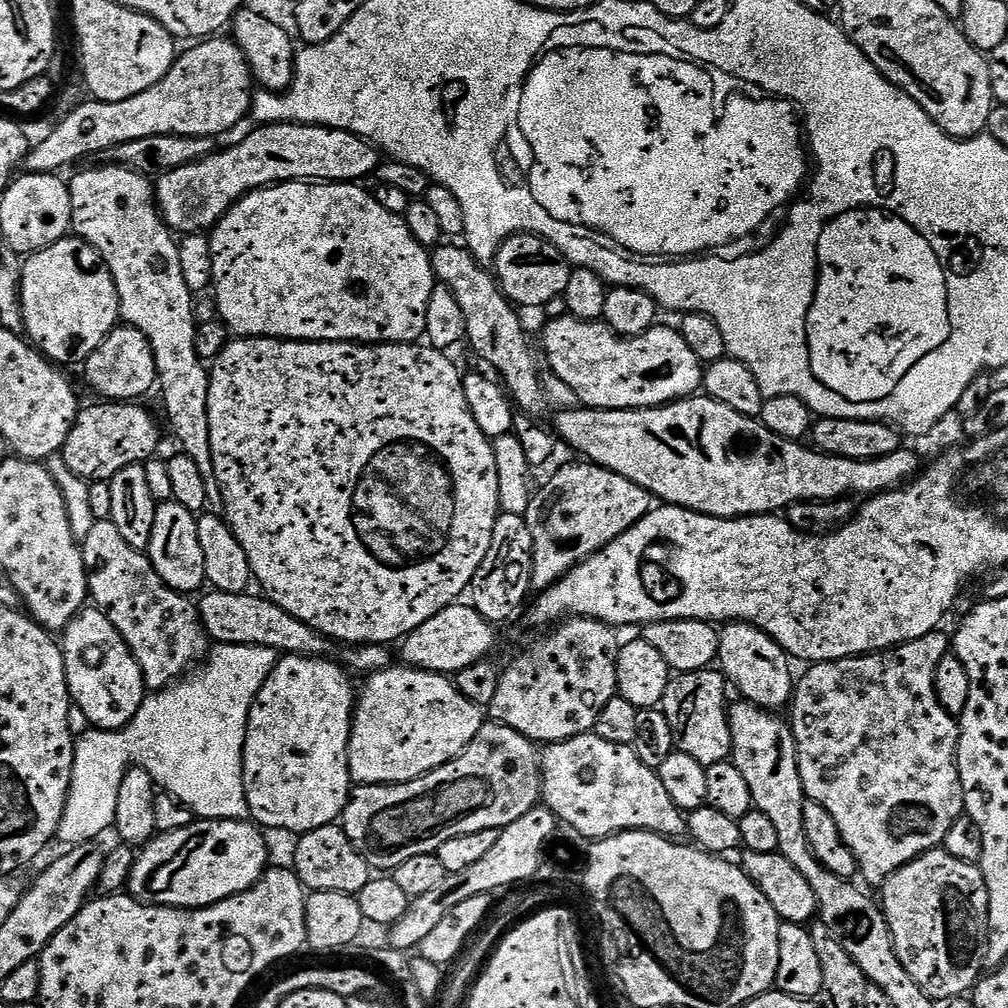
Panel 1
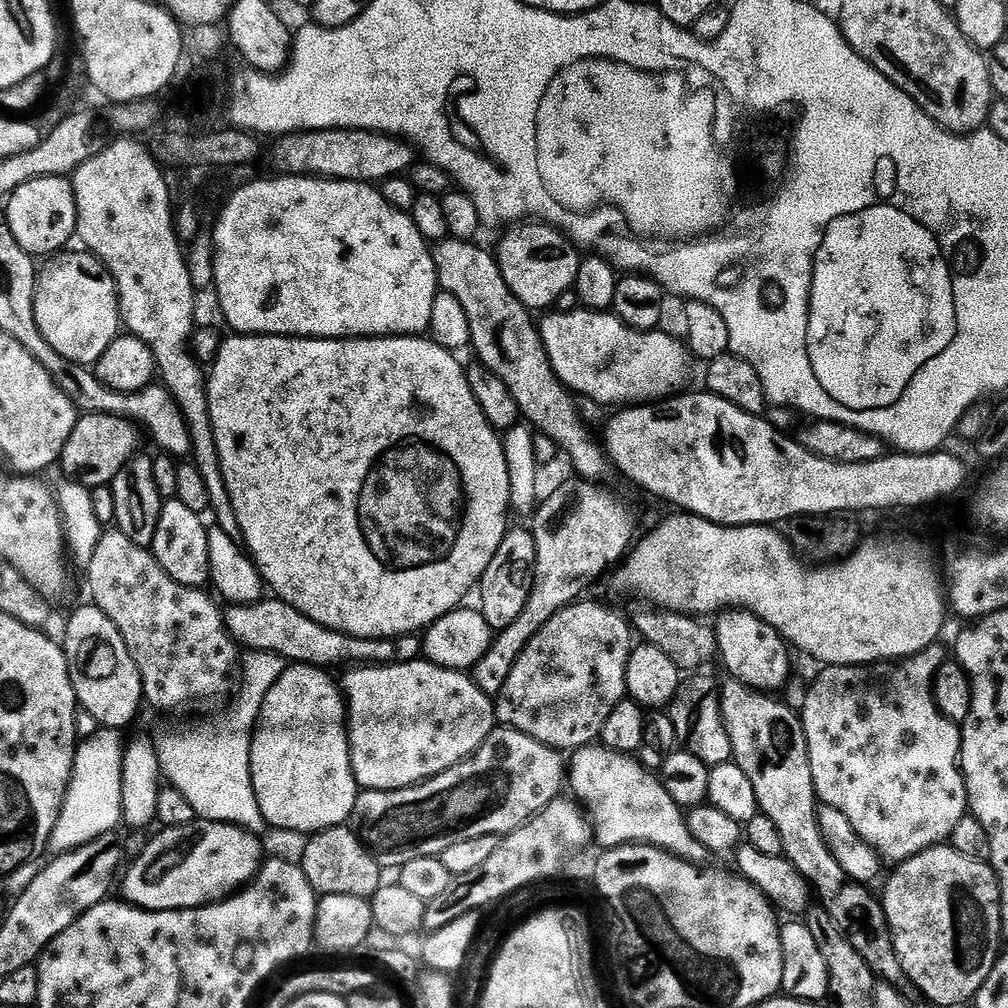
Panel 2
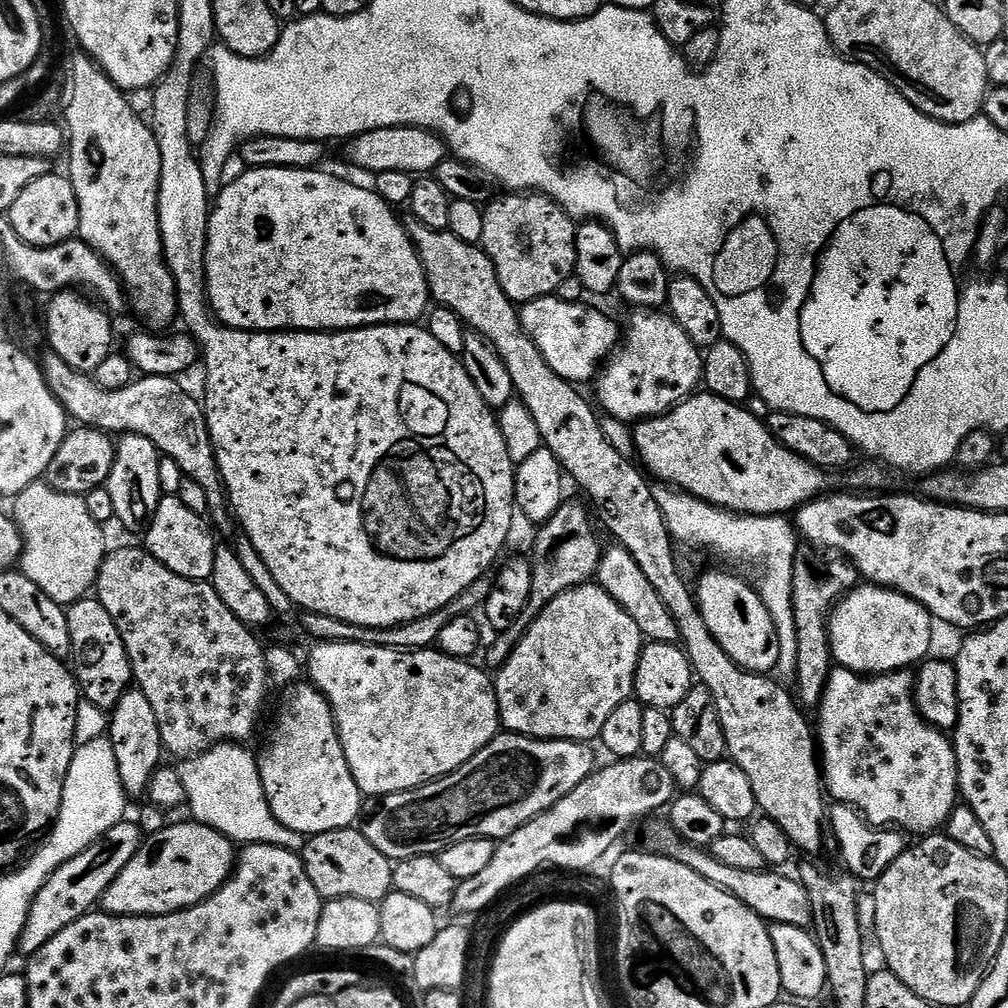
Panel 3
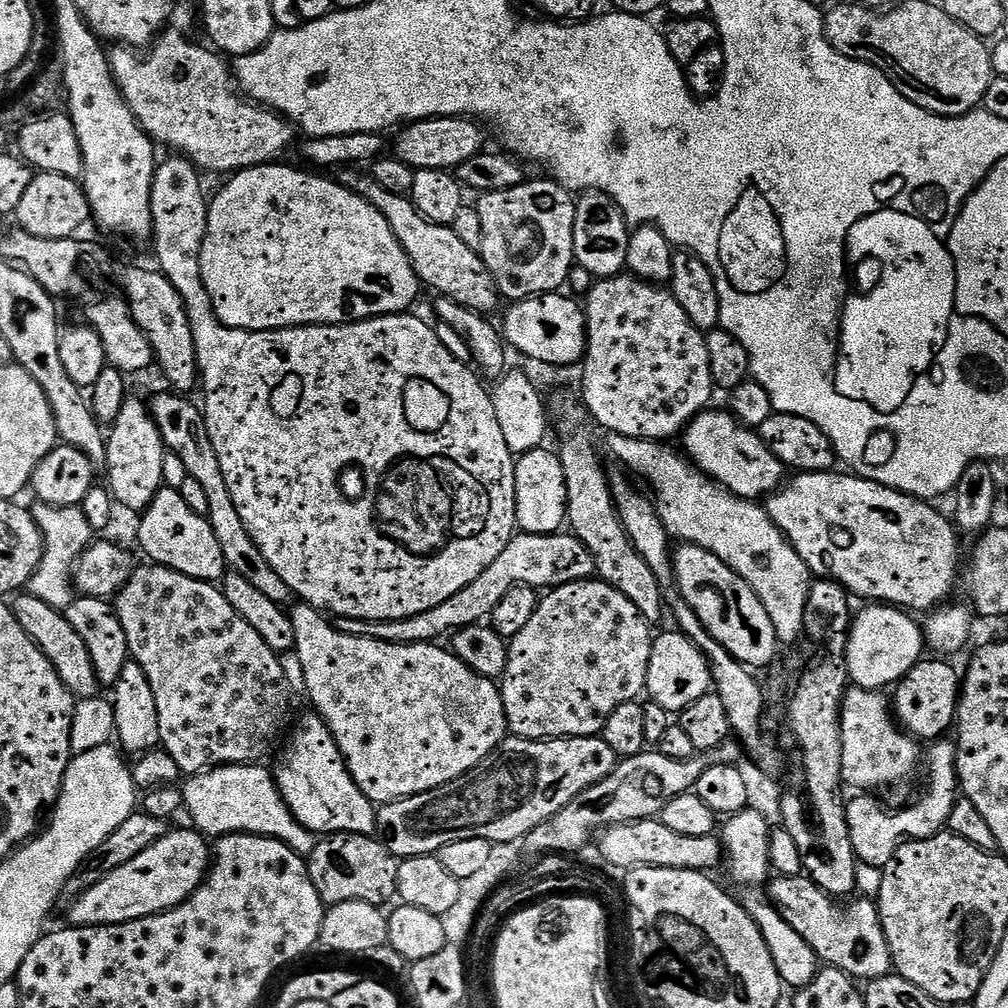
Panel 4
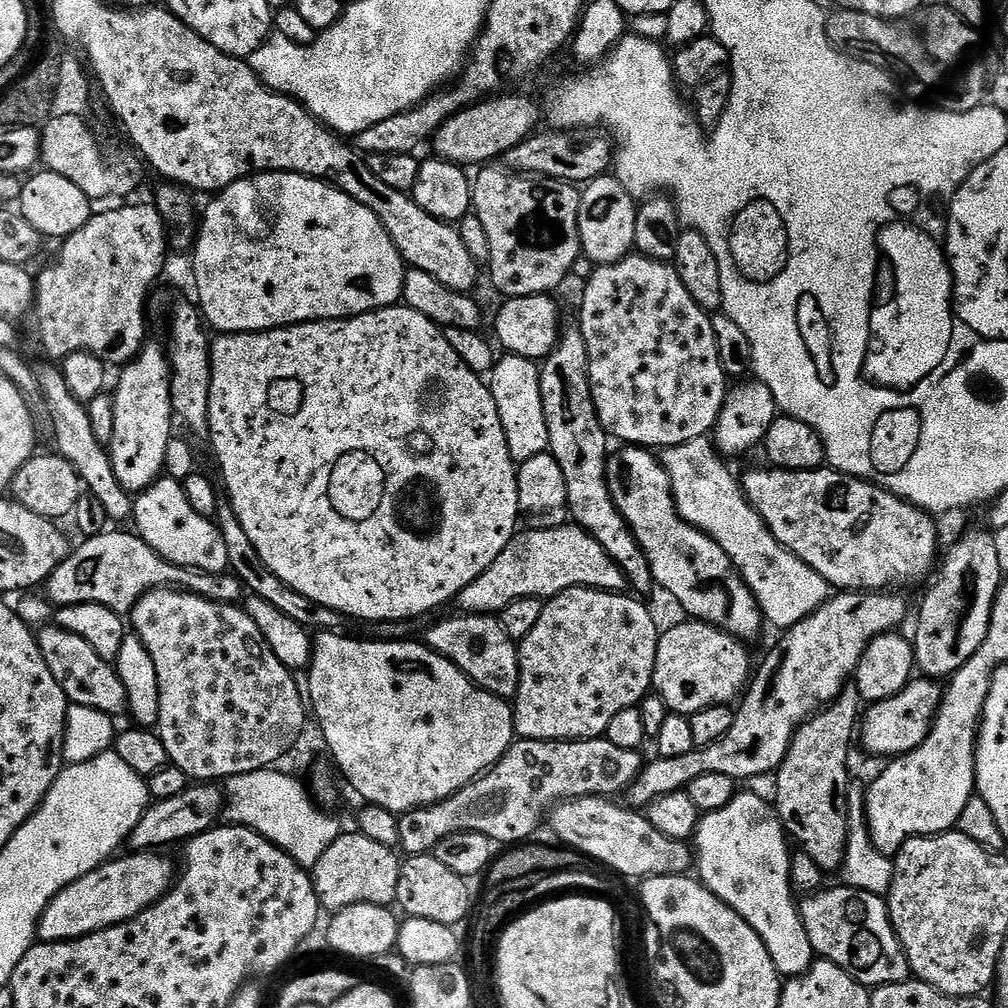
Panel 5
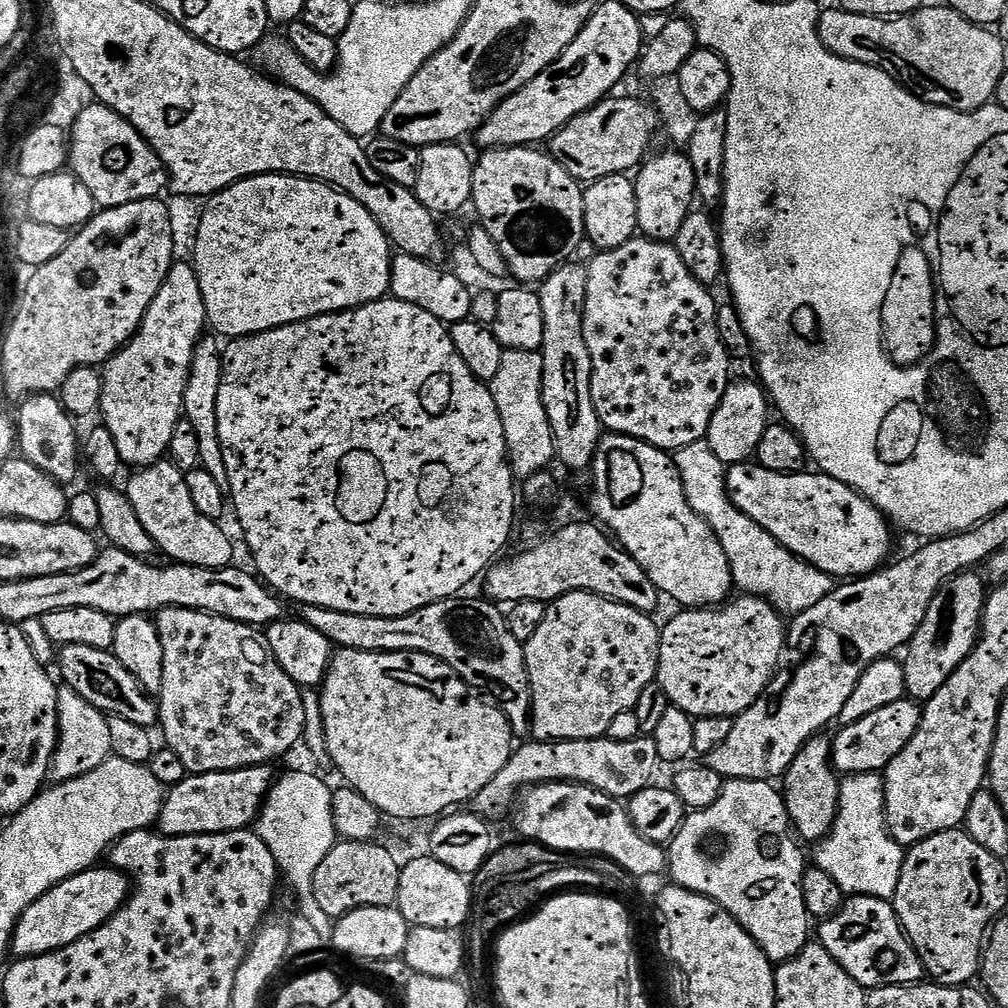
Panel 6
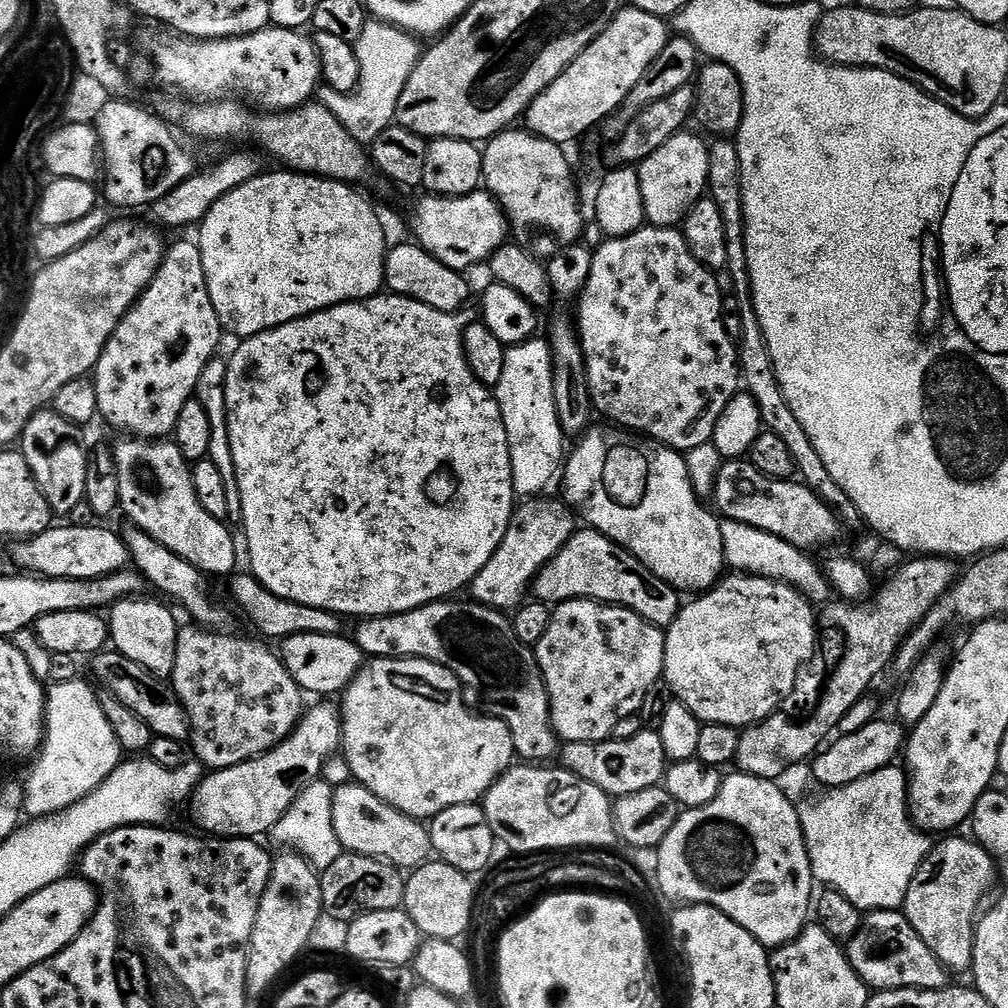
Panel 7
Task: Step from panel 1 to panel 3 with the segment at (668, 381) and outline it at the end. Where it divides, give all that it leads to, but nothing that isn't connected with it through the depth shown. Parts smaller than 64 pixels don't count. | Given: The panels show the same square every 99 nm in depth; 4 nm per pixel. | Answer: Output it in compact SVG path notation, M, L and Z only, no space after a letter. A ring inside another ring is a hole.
M553 294L523 305L519 309L520 324L538 346L542 358L546 358L550 370L554 370L554 374L562 379L571 380L580 386L583 380L591 381L601 371L605 361L617 351L622 340L622 328L596 308L571 304L560 298Z

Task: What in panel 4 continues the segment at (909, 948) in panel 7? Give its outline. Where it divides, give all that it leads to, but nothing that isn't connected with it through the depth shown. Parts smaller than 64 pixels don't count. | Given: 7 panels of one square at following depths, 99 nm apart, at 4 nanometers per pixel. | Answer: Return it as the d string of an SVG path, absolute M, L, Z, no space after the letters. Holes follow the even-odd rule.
M776 876L766 885L773 908L806 938L810 950L825 965L842 970L860 982L877 980L893 971L890 946L882 930L879 907L868 898L837 902L820 889L809 876Z

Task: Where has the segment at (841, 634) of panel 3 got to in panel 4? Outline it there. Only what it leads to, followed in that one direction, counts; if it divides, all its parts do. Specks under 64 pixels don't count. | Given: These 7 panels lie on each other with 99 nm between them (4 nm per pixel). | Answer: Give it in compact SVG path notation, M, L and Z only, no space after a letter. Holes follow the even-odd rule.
M879 602L869 603L861 612L859 609L855 613L846 646L848 679L855 687L891 689L904 679L913 666L920 663L926 652L926 641L921 625L915 624L911 618L905 609Z

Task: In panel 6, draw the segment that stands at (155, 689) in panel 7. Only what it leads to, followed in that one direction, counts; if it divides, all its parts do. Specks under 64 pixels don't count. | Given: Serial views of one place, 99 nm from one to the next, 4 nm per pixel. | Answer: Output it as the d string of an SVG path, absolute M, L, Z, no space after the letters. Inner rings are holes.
M65 644L58 652L58 665L63 687L74 690L90 706L94 706L105 716L126 718L126 722L134 722L138 726L149 730L157 727L160 709L157 701L141 686L138 678L118 662L116 655L107 648L82 646L81 644ZM64 679L64 681L62 680Z

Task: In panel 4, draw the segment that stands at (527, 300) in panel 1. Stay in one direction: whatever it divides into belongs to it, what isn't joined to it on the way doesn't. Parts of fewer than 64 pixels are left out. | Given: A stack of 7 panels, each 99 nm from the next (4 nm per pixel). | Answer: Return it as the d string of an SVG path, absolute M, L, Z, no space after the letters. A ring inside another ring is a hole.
M529 178L510 190L485 192L474 204L482 221L482 246L478 255L486 262L497 292L508 302L559 293L576 264L576 200L573 193L555 180L543 179Z

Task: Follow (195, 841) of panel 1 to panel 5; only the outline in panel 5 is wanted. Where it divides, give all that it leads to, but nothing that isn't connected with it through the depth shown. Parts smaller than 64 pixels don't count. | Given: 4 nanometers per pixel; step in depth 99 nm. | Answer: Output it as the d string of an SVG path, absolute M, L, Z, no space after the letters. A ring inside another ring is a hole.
M136 850L131 854L133 856L113 858L63 888L42 914L39 939L44 942L77 940L92 932L133 920L151 904L159 902L172 889L178 875L177 865L172 865L164 854L156 850Z

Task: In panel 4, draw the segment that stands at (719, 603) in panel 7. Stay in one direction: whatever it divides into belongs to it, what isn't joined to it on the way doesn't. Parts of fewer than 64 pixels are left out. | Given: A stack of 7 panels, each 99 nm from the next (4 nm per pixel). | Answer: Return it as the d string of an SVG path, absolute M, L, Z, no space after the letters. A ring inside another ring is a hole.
M671 630L655 637L650 650L648 686L646 689L651 703L662 706L670 714L679 714L690 702L698 702L708 692L713 691L714 681L708 659L700 653L700 647L687 640L683 632Z

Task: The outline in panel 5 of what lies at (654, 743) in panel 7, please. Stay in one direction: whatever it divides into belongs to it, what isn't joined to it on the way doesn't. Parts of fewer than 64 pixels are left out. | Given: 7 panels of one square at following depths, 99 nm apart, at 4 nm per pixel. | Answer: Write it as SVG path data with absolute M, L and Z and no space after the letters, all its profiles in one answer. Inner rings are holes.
M606 738L599 740L522 740L517 739L508 753L487 772L477 776L462 790L455 792L437 804L425 808L416 808L413 812L403 813L399 817L399 847L405 848L408 856L423 856L431 853L450 834L473 832L486 834L500 846L515 846L533 839L536 827L545 823L546 813L557 802L578 800L581 796L615 797L615 792L623 793L631 788L642 767L641 753L637 750L622 750L622 746L614 746Z

